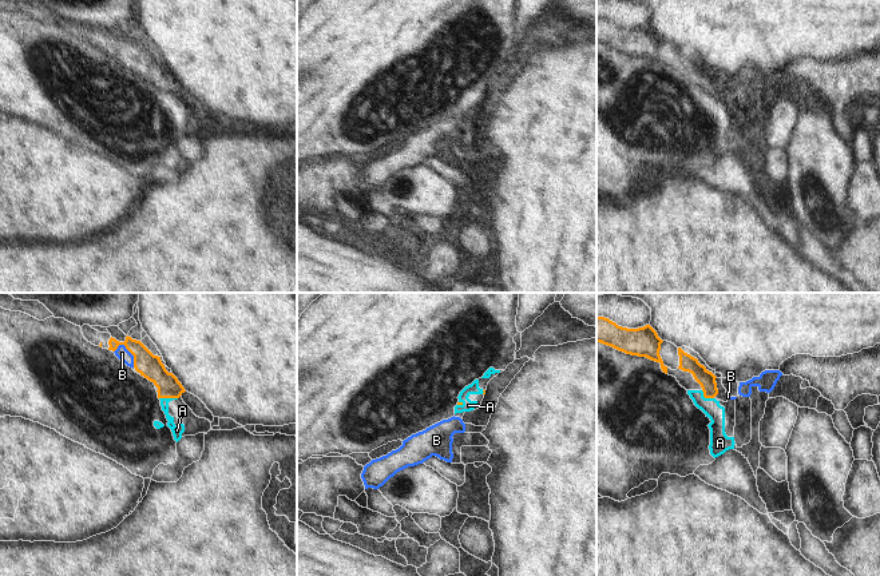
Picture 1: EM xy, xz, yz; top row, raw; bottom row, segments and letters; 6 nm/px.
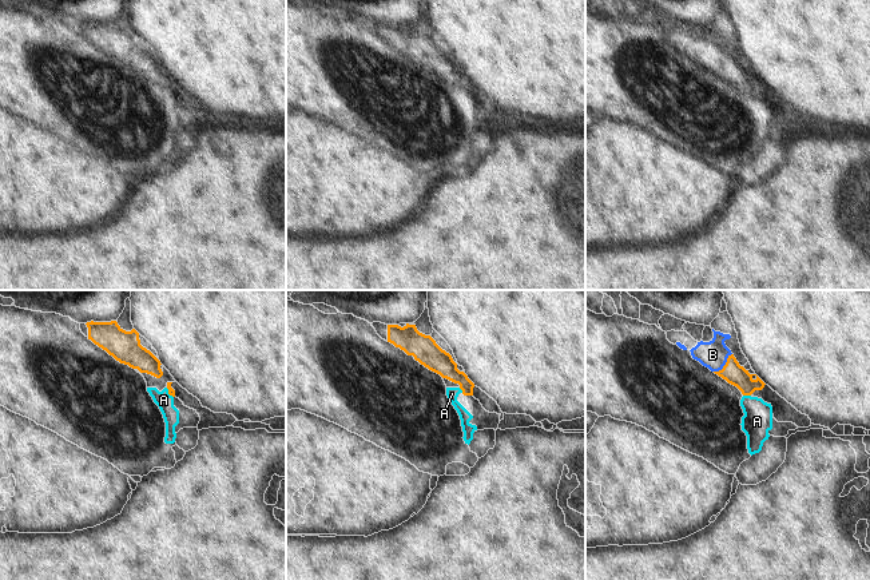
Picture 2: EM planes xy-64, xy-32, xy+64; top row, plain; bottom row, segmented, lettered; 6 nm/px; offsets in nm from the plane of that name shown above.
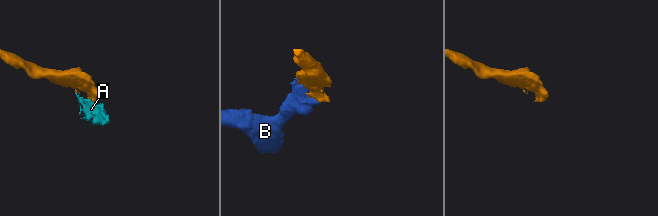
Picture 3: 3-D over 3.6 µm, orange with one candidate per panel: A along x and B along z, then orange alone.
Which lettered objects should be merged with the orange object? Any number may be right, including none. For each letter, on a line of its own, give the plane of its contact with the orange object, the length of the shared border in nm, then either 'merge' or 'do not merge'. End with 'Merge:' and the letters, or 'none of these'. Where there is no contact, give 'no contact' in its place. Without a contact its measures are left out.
A: xy | 110 nm | do not merge
B: xy | 170 nm | merge
Merge: B

